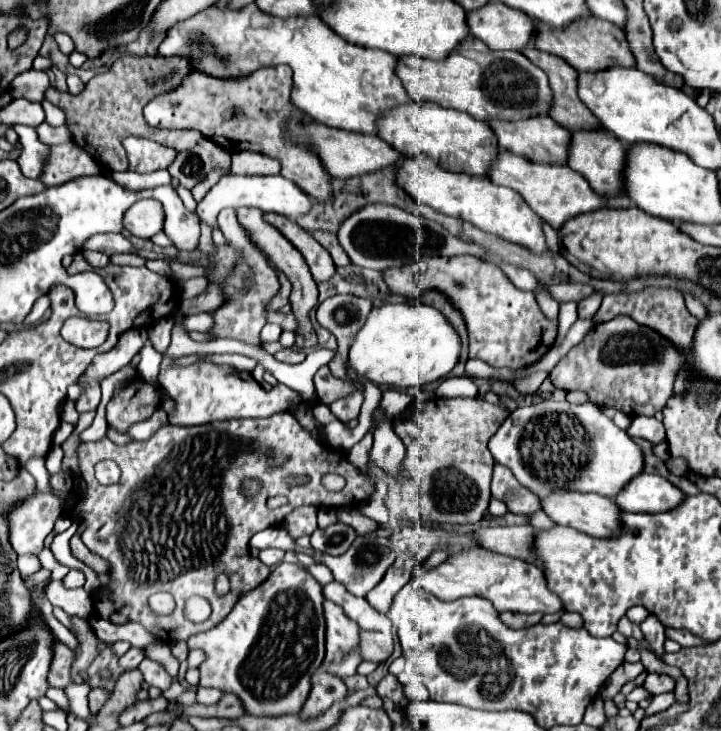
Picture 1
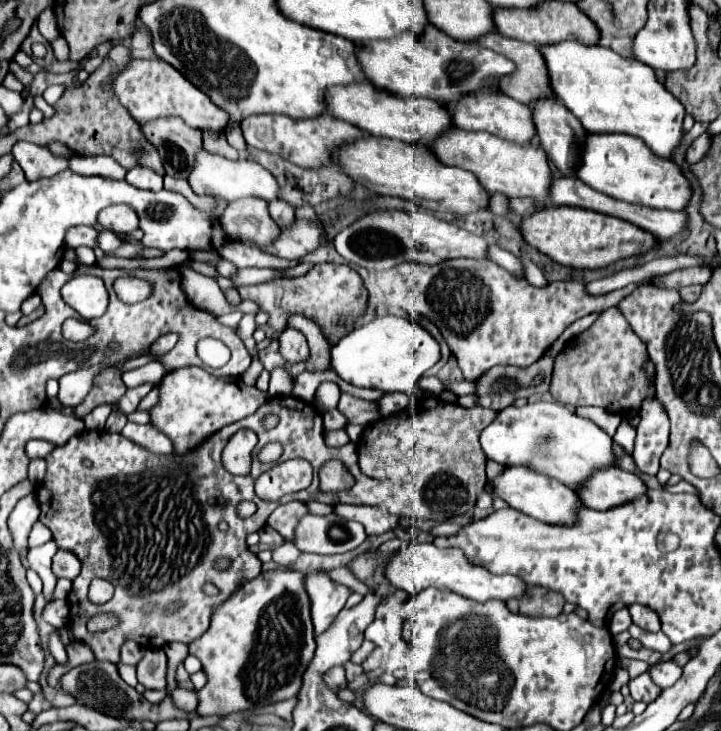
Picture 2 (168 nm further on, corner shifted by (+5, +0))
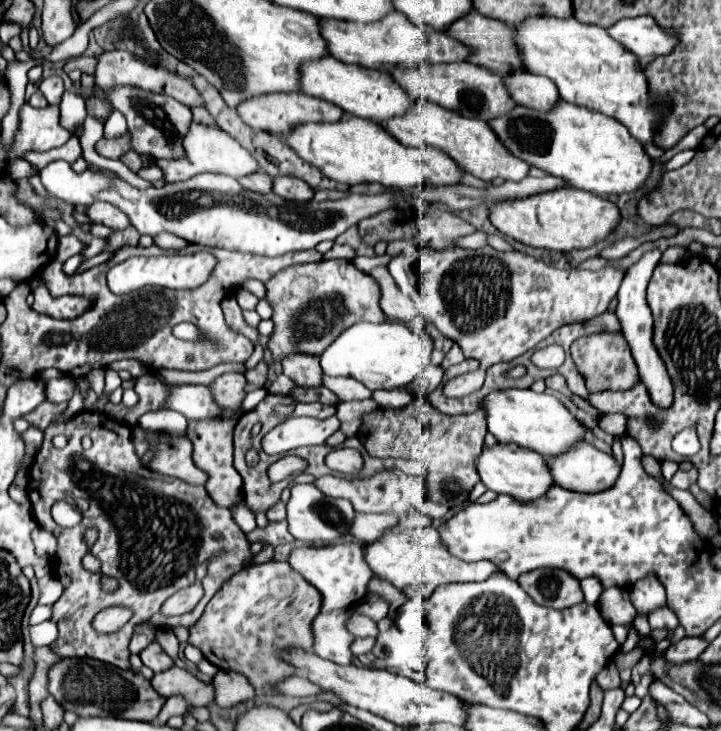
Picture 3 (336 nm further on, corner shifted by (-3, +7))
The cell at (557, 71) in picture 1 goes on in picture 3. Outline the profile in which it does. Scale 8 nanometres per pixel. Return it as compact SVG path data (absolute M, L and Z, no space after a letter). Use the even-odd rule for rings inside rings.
M471 12L471 16L463 16L463 20L455 20L455 24L451 24L451 28L447 28L447 36L455 36L455 40L459 40L461 44L467 44L473 50L471 56L467 58L467 62L485 66L487 70L491 70L499 76L507 76L515 70L523 68L523 62L519 58L515 42L511 40L513 28L501 20L481 16L479 12Z

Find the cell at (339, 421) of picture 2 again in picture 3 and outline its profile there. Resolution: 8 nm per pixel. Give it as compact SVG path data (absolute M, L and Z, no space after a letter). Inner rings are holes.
M331 416L331 418L325 418L325 420L317 420L317 418L287 418L285 422L277 424L271 432L267 432L263 436L263 450L267 454L283 454L283 452L295 450L299 446L317 446L317 444L323 444L337 430L339 430L337 416Z

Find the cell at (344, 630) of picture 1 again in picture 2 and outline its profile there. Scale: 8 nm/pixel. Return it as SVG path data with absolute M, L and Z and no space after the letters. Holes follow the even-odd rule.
M323 571L307 575L305 589L311 599L311 617L315 625L315 635L321 635L343 609L351 589L333 583Z

